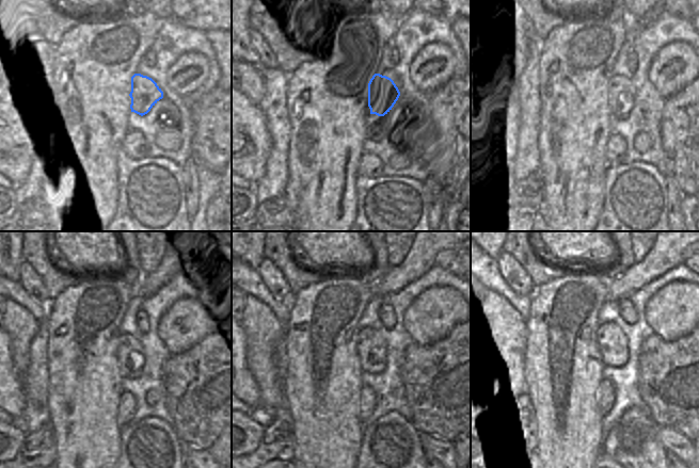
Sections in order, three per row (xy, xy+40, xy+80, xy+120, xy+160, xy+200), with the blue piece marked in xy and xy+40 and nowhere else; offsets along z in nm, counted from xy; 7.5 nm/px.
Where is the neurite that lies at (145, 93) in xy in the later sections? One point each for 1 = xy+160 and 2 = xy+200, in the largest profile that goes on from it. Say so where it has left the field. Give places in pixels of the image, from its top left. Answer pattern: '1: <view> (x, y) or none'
1: xy+160 (371, 349)
2: xy+200 (613, 344)

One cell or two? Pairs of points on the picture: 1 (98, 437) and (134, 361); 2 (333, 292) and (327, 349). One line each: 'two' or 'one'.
1: two
2: one

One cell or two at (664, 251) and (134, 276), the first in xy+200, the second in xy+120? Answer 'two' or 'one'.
two

